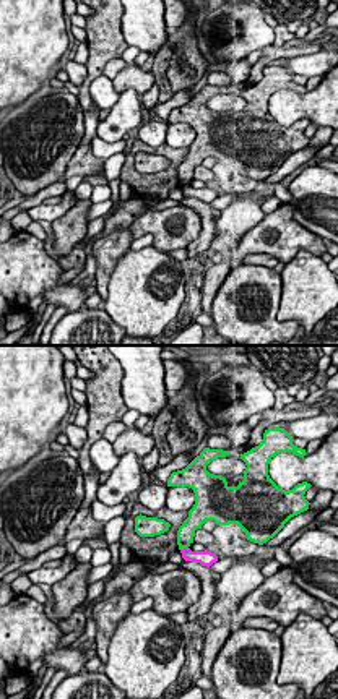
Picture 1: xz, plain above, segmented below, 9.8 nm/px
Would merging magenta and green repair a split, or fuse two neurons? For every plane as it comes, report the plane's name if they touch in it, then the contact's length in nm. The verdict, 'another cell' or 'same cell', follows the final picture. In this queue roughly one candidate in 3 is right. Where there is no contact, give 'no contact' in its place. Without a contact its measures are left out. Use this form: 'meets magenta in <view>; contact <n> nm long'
meets magenta in xz; contact 90 nm long

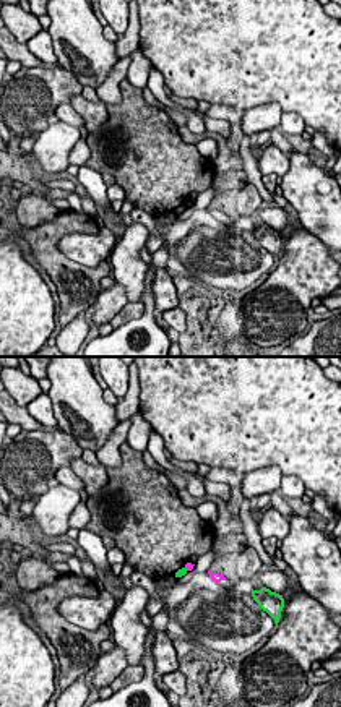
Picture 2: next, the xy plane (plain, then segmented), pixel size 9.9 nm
meets magenta in xy; contact 50 nm long

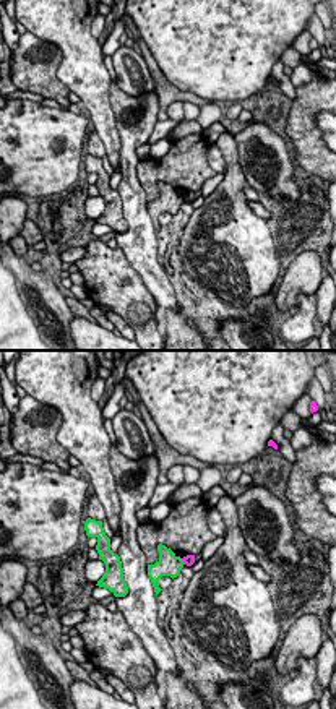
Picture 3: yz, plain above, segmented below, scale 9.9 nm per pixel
meets magenta in yz; contact 70 nm long

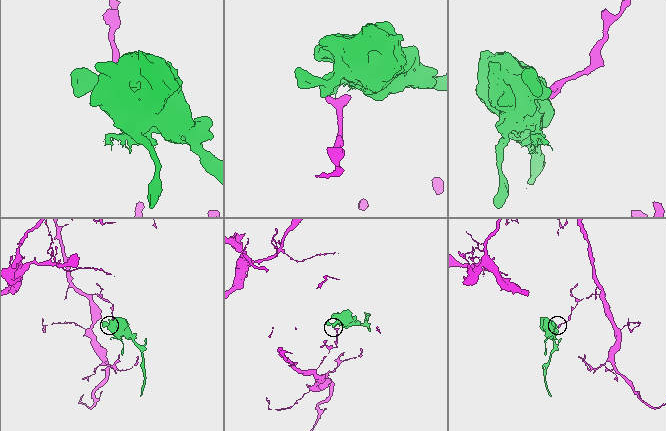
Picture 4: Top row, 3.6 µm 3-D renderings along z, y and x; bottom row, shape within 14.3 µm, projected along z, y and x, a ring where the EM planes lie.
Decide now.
another cell

